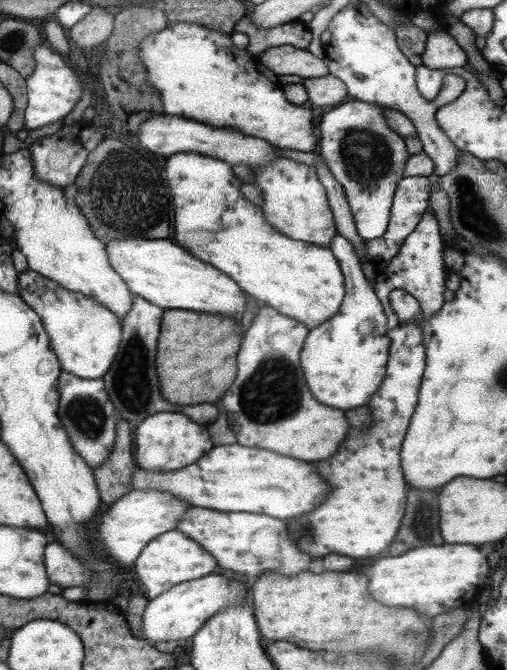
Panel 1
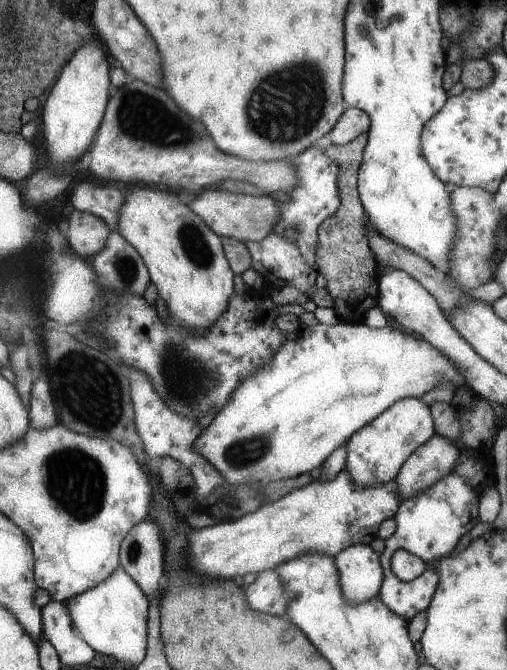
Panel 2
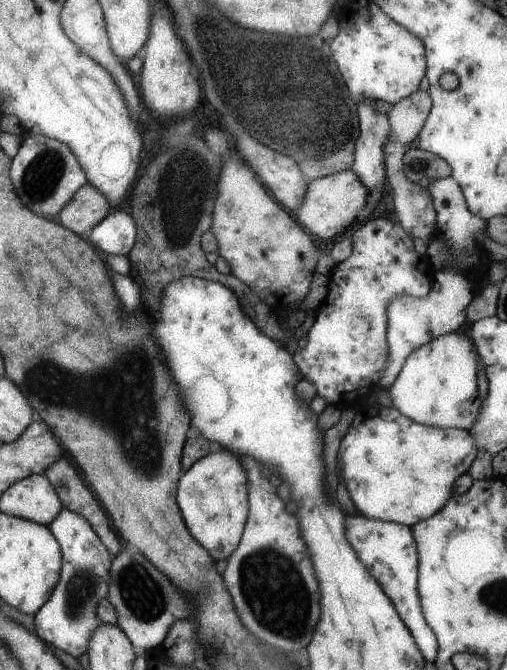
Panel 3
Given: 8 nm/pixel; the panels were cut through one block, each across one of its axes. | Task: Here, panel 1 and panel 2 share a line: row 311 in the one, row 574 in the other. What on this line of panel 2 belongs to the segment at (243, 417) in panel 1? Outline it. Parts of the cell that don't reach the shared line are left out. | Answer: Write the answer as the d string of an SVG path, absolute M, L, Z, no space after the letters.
M275 570L259 572L257 578L245 588L245 600L247 600L249 608L253 608L257 612L273 614L273 616L281 616L287 606L283 586L281 586Z

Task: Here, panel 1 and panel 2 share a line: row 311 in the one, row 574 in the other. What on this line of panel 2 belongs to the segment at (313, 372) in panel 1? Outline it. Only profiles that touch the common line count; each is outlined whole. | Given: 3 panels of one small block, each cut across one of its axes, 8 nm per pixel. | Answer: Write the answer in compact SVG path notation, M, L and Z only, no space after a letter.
M365 544L347 546L335 556L335 566L339 568L339 580L343 596L351 604L365 602L379 594L383 582L383 568L379 556Z

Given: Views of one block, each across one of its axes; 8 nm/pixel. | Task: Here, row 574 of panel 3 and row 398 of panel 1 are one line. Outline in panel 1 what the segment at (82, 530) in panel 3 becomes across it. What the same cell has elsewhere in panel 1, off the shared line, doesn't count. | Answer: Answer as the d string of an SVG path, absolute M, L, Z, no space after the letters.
M61 370L59 376L57 376L57 392L61 394L61 400L59 400L59 420L63 422L63 428L67 430L67 436L75 448L75 452L87 462L87 466L95 468L95 466L101 466L113 452L115 448L115 442L117 442L117 412L115 412L115 404L111 402L107 390L105 390L105 384L101 378L79 378L71 372L65 372Z

